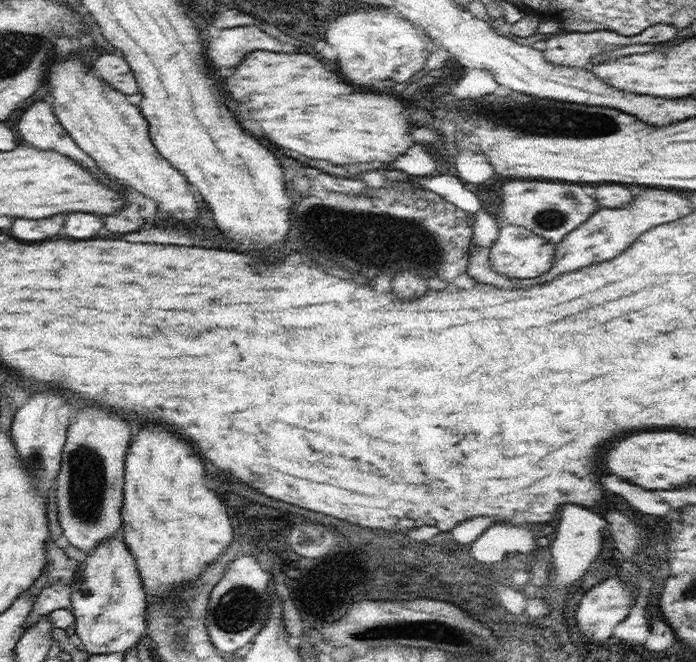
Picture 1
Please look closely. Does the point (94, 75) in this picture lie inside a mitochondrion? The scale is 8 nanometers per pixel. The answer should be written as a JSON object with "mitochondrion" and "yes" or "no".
{"mitochondrion":"no"}

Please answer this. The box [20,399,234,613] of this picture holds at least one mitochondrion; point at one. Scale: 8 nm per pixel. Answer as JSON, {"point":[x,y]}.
{"point":[87,478]}

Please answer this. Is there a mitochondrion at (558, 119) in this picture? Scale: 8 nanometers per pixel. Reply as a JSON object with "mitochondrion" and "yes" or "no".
{"mitochondrion":"yes"}

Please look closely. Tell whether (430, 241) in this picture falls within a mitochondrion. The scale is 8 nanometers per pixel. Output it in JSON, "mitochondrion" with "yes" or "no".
{"mitochondrion":"yes"}

